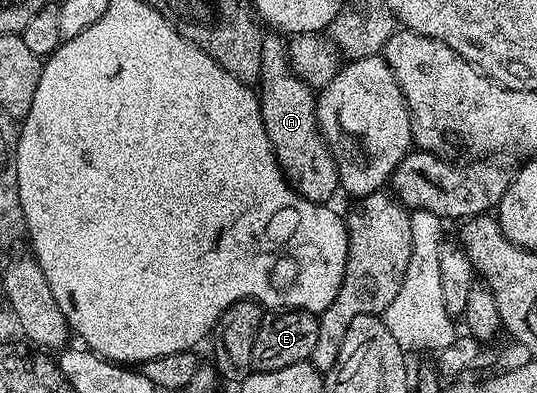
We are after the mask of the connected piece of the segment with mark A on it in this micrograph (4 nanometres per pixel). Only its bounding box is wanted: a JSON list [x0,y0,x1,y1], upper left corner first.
[259,30,341,205]

